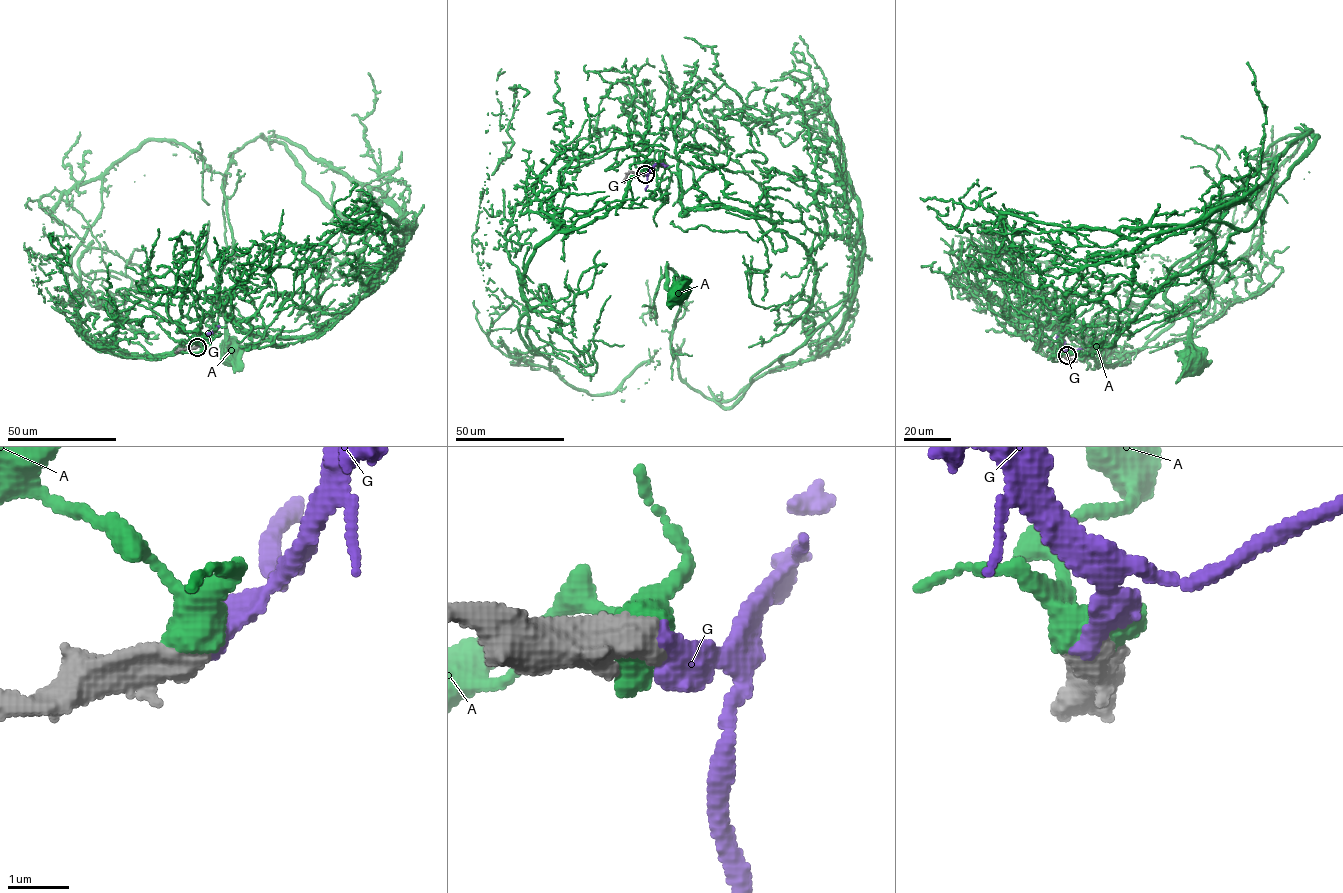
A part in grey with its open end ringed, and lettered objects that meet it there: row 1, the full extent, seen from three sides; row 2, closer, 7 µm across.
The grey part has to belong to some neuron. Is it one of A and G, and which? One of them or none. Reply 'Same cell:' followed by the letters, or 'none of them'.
Same cell: G

